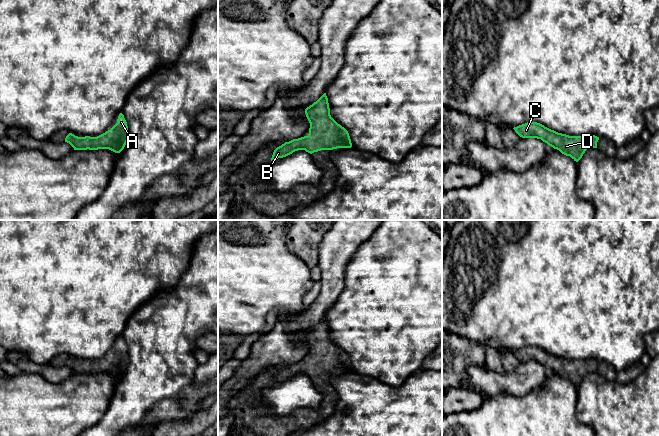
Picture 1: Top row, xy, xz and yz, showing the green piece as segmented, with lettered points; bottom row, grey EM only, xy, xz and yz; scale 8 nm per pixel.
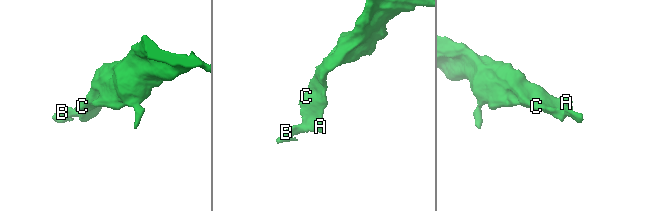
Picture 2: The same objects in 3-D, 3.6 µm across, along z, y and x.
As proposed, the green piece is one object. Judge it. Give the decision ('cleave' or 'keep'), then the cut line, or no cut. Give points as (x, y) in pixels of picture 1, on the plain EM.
keep; cut none

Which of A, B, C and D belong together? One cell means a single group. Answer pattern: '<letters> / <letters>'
A B C D

